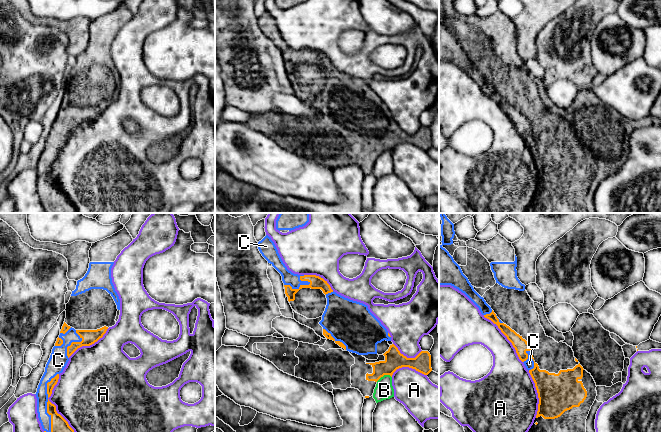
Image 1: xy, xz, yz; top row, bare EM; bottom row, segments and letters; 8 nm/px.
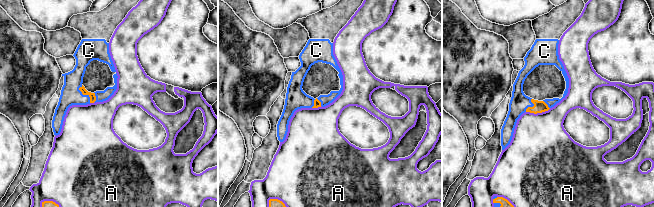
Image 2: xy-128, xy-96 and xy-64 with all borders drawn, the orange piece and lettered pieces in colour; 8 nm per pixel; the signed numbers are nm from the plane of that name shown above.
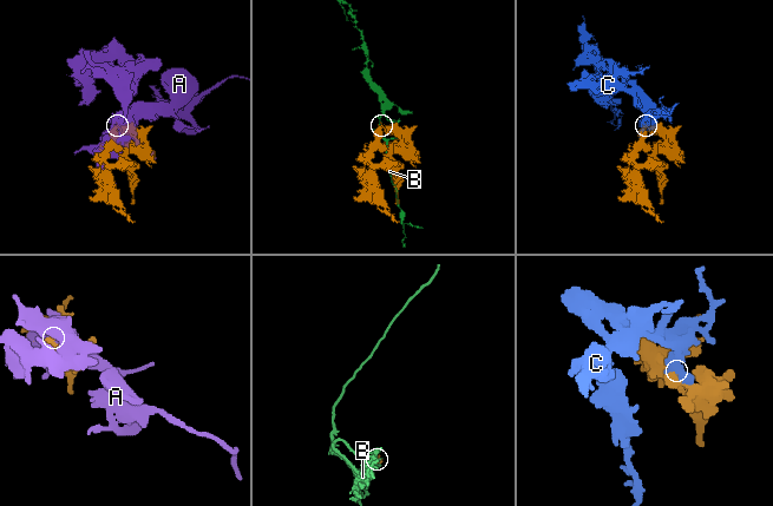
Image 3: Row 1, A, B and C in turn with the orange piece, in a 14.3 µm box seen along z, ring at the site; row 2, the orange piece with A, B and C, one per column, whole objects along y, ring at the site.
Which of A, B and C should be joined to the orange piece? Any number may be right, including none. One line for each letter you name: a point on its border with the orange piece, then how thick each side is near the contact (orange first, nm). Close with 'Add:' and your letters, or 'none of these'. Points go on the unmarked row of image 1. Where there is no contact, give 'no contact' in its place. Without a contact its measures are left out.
C: contact xz (297, 65); calibres 110 and 110 nm
Add: C

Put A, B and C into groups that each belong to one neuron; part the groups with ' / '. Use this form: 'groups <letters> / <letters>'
groups A / B / C

